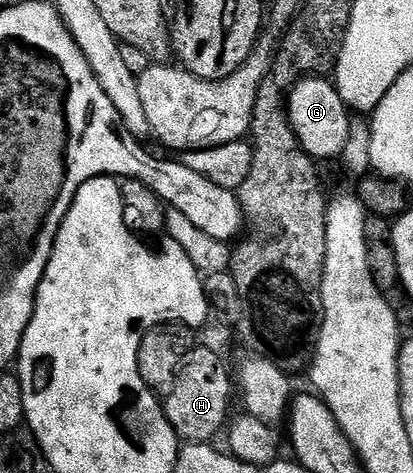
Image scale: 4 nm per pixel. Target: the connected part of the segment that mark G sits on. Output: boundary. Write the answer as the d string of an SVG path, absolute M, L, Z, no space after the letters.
M304 77L292 89L291 95L288 96L286 104L288 109L288 120L294 129L294 133L298 137L298 141L306 153L317 161L323 159L339 160L346 149L346 141L350 141L350 125L353 121L353 116L350 114L350 108L342 101L342 97L338 93L335 82L328 83L324 77Z

